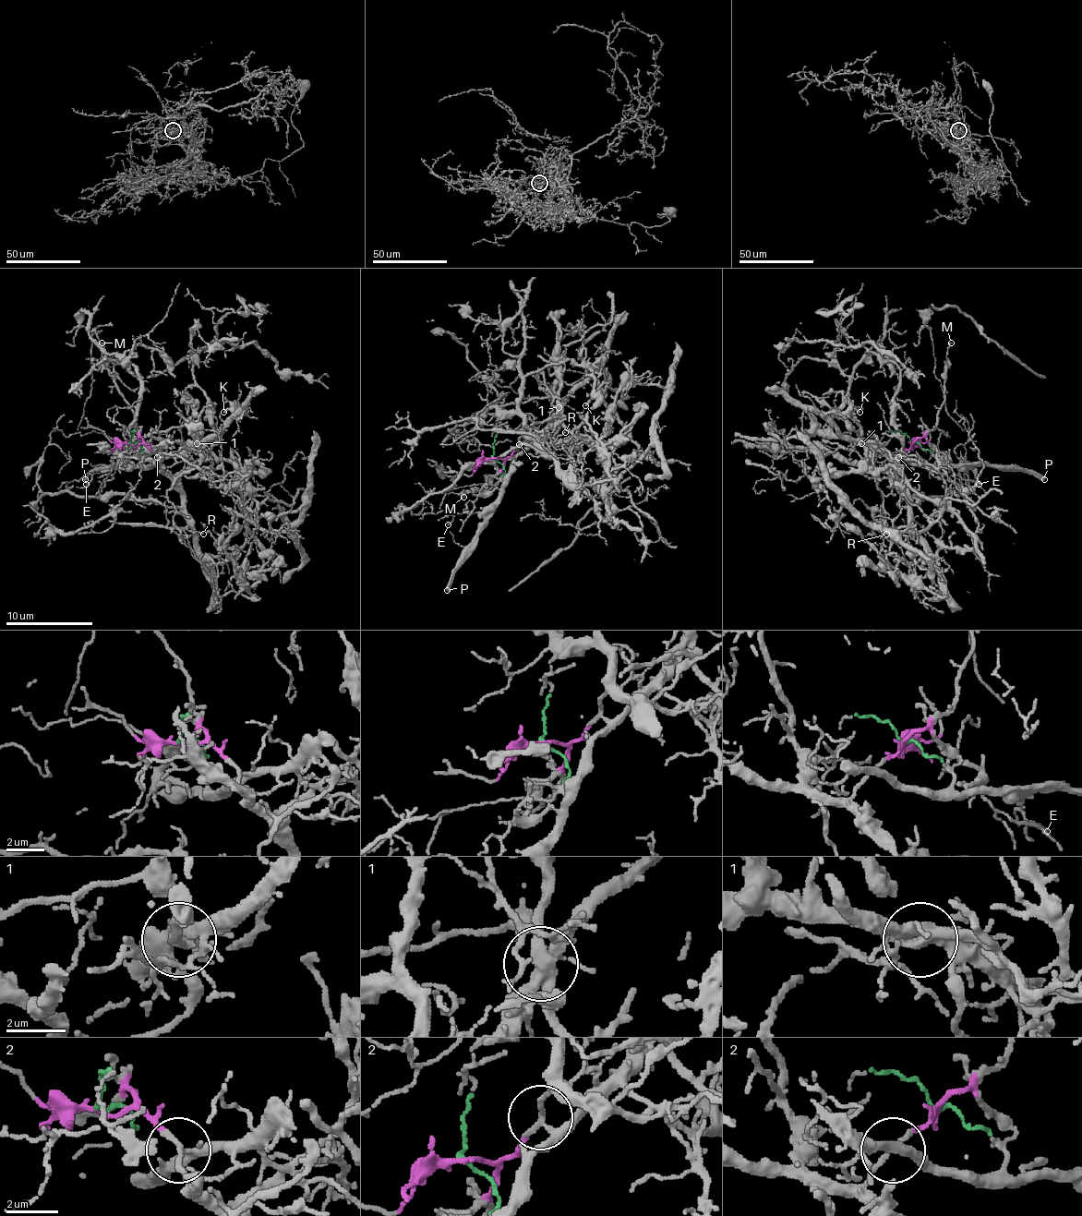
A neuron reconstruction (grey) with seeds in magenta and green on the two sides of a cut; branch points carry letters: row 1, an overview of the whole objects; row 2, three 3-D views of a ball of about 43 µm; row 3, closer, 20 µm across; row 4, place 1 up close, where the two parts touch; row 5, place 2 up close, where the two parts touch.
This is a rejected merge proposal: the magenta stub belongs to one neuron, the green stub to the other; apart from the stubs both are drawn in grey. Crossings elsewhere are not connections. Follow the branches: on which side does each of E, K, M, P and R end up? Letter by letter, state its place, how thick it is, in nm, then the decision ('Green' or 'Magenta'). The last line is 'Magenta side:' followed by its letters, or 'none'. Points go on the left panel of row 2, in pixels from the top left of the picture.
E: Place: (86, 484). Thickness 100 nm. Green
K: Place: (223, 412). Thickness 180 nm. Green
M: Place: (102, 343). Thickness 140 nm. Magenta
P: Place: (85, 479). Thickness 320 nm. Green
R: Place: (203, 534). Thickness 80 nm. Magenta
Magenta side: M, R

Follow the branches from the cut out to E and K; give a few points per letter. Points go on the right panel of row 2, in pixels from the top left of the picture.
E: (912, 443), (920, 445), (938, 464), (962, 464), (968, 477), (979, 484)
K: (912, 443), (936, 458), (931, 464), (910, 464), (867, 443), (849, 440), (823, 417), (854, 408), (860, 413)

